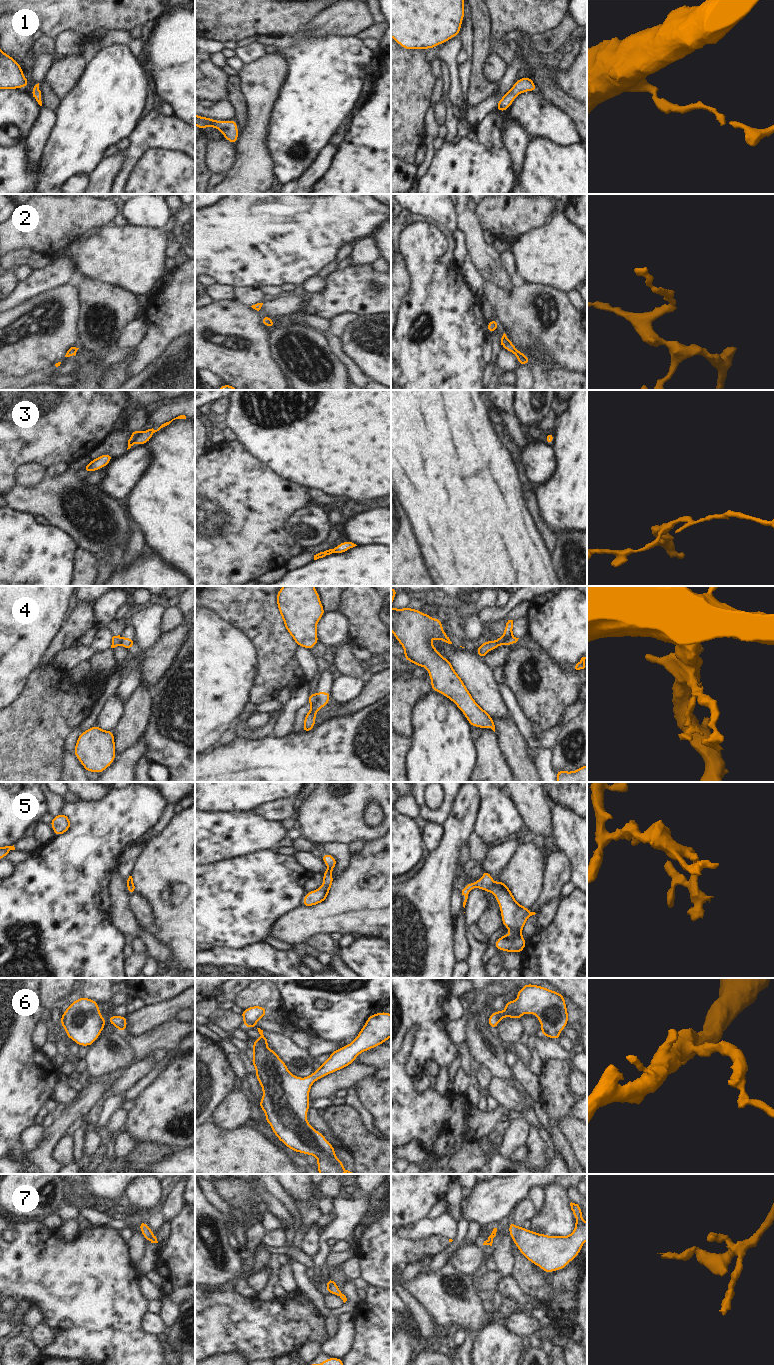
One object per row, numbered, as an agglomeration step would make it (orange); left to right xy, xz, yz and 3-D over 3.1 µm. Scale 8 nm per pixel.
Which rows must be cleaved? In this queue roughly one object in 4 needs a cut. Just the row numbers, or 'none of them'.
4

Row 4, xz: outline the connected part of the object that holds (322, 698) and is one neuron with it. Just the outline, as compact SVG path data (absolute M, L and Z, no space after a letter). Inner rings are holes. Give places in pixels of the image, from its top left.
M330 691L328 692L316 692L316 702L311 705L309 712L304 717L304 725L302 732L309 732L315 727L315 719L317 712L323 707L329 704Z

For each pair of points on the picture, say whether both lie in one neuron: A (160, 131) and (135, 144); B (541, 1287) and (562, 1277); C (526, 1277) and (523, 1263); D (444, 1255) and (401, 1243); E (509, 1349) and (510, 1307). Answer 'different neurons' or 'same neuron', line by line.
A: same neuron
B: different neurons
C: same neuron
D: different neurons
E: same neuron

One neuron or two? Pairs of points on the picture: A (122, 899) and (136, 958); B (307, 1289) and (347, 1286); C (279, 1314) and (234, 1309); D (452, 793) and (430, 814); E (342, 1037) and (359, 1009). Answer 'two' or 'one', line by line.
A: two
B: one
C: one
D: one
E: one

